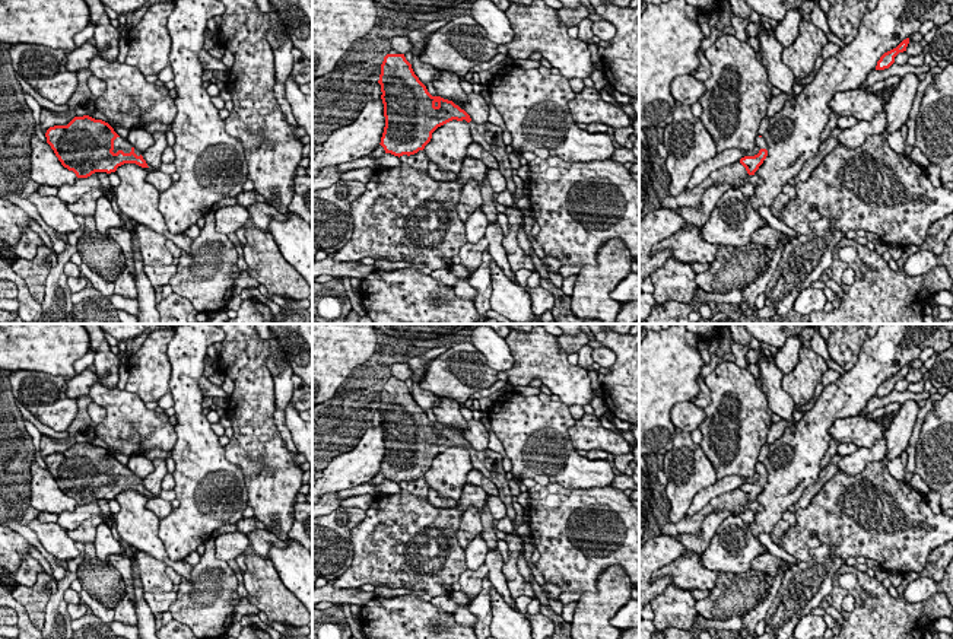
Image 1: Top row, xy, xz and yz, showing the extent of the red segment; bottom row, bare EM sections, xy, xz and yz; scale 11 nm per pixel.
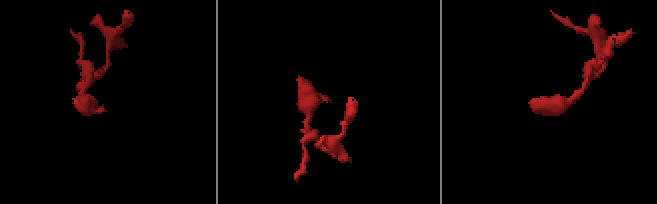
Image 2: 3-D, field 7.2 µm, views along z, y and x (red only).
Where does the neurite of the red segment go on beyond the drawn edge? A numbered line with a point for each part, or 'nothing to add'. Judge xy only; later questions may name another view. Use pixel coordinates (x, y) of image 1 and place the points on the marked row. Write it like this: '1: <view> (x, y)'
1: xy (120, 143)

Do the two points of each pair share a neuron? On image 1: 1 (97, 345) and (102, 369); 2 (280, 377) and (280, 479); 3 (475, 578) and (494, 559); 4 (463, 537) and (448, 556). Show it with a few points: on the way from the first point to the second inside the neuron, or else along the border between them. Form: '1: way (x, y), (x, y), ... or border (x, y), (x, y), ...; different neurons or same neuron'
1: way (102, 350), (102, 363); same neuron
2: border (273, 401), (279, 435), (296, 452); different neurons
3: border (483, 565), (488, 569), (488, 575); different neurons
4: border (463, 514), (458, 523), (457, 541), (464, 550); different neurons

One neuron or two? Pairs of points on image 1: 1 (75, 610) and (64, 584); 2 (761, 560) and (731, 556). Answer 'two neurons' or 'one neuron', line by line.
1: two neurons
2: two neurons

